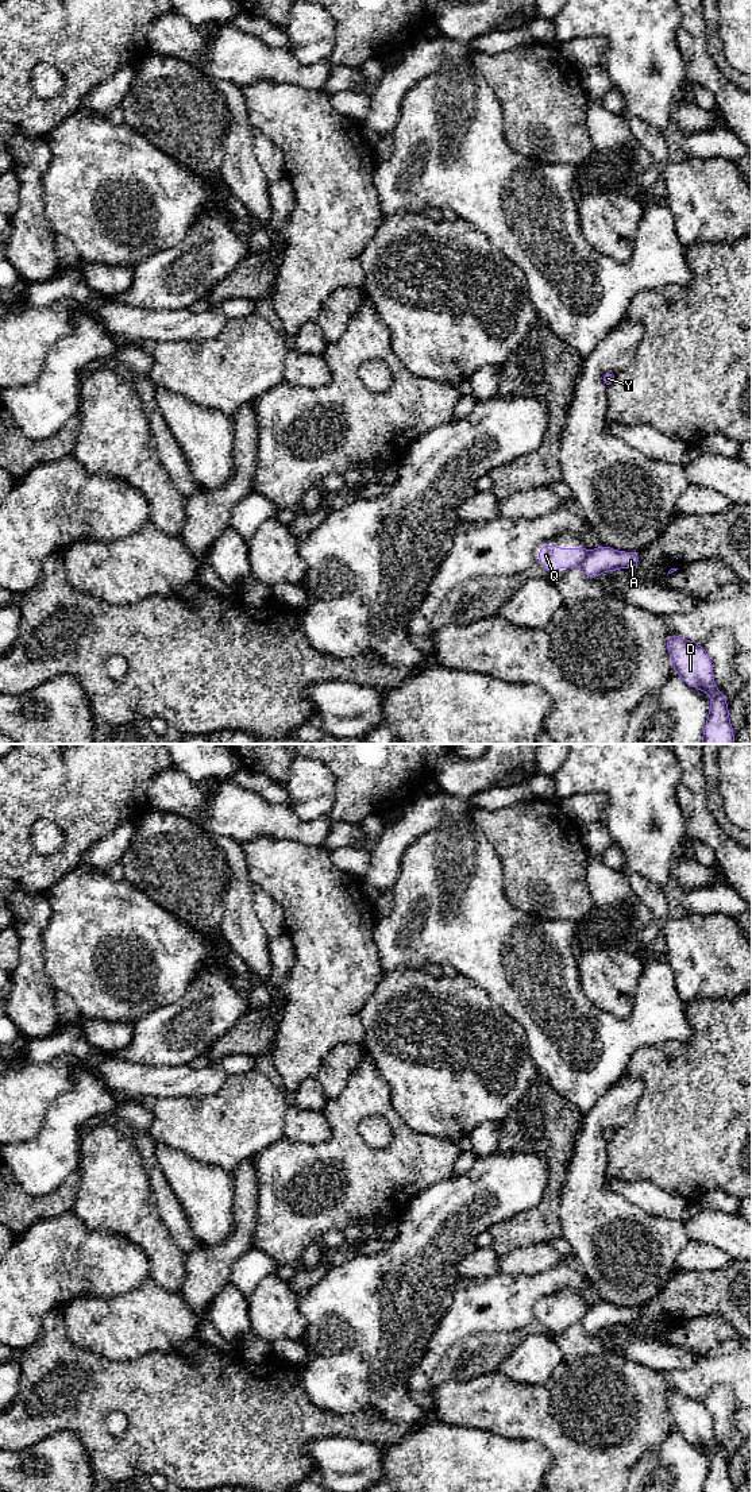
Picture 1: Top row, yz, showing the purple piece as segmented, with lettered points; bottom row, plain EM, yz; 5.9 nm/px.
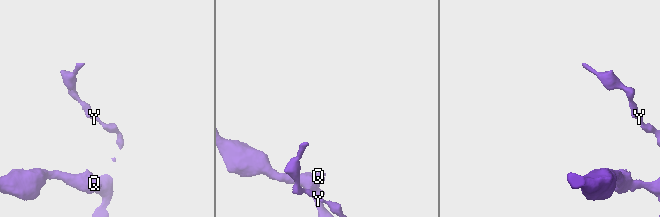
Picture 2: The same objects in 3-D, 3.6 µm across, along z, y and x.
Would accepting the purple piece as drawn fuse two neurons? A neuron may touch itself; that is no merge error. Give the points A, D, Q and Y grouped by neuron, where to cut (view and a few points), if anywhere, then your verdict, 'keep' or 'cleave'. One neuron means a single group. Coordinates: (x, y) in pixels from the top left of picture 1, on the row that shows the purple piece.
groups A D Y / Q; cut yz (589, 552), (581, 565); cleave

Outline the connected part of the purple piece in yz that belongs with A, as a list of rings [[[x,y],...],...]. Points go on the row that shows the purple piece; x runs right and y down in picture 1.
[[[601,545],[590,551],[582,563],[582,570],[589,579],[594,579],[602,572],[618,568],[633,568],[639,566],[640,555],[637,551],[616,551],[609,545]]]

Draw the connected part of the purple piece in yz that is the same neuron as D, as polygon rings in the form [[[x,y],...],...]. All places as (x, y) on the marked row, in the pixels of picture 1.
[[[675,633],[667,636],[667,651],[672,670],[690,687],[711,698],[701,744],[734,744],[734,732],[729,718],[724,691],[714,685],[713,660],[699,643],[689,641]]]

